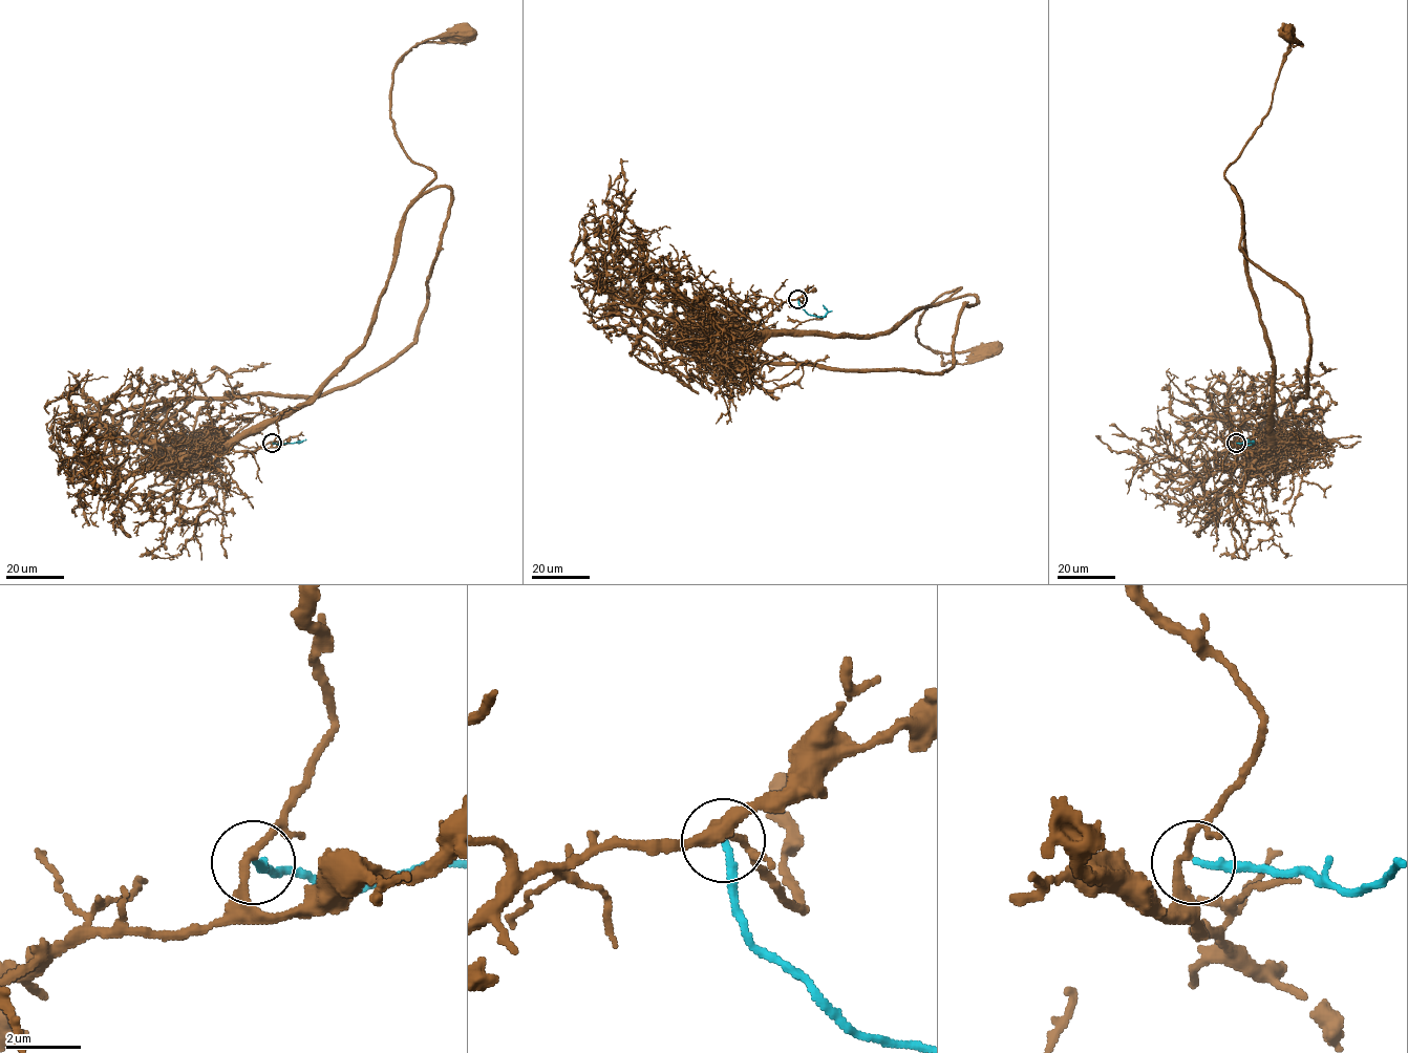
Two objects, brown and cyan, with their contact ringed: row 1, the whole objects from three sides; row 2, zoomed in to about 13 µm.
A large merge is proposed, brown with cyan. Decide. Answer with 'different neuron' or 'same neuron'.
same neuron

